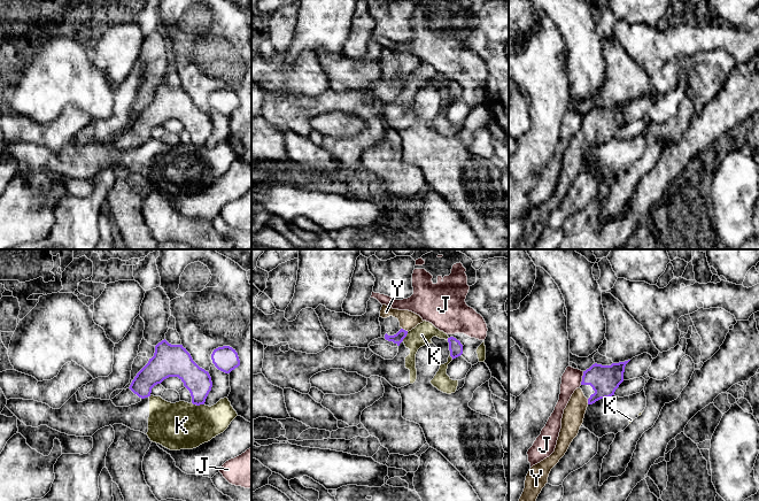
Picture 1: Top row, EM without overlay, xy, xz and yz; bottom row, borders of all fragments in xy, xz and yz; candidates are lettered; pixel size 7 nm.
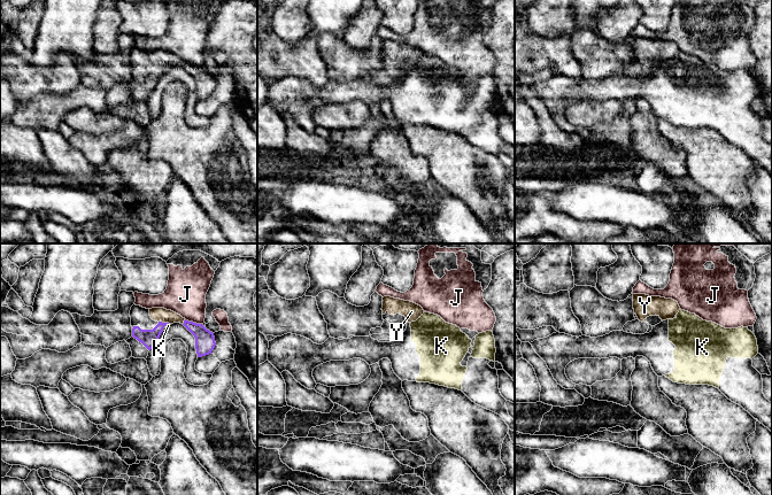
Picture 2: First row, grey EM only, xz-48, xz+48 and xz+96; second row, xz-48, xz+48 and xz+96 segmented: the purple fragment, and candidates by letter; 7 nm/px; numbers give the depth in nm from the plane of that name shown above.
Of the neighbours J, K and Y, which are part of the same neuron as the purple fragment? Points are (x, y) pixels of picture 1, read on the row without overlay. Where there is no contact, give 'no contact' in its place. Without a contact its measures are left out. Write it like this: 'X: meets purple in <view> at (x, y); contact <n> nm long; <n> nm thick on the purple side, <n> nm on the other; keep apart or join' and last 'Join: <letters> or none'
J: meets purple in yz at (582, 121); contact 100 nm long; 200 nm thick on the purple side, 140 nm on the other; keep apart
K: meets purple in xy at (198, 147); contact 100 nm long; 180 nm thick on the purple side, 340 nm on the other; keep apart
Y: meets purple in xz at (404, 72); contact 50 nm long; 70 nm thick on the purple side, 130 nm on the other; join
Join: Y

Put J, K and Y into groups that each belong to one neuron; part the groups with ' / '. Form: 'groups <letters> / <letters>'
groups J / K / Y

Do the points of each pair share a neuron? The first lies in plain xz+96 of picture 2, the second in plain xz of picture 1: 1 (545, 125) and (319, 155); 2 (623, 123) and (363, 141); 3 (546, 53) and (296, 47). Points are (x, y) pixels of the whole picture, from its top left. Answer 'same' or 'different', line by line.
1: same
2: same
3: different

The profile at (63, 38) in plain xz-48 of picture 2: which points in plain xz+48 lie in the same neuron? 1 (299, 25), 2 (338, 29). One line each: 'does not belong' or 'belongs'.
1: does not belong
2: belongs

